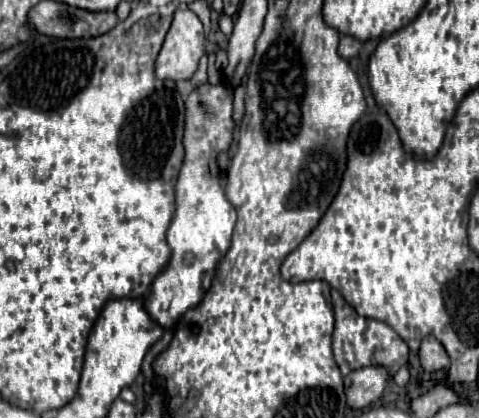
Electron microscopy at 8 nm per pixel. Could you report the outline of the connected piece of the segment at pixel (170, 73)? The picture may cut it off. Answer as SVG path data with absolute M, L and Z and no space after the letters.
M177 9L171 29L155 61L159 79L191 79L205 53L205 35L199 17L191 9Z

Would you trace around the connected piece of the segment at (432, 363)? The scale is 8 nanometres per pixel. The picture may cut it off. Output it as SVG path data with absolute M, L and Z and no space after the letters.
M433 335L423 339L419 357L421 357L421 367L425 371L441 371L449 365L449 355L447 355L445 347Z

